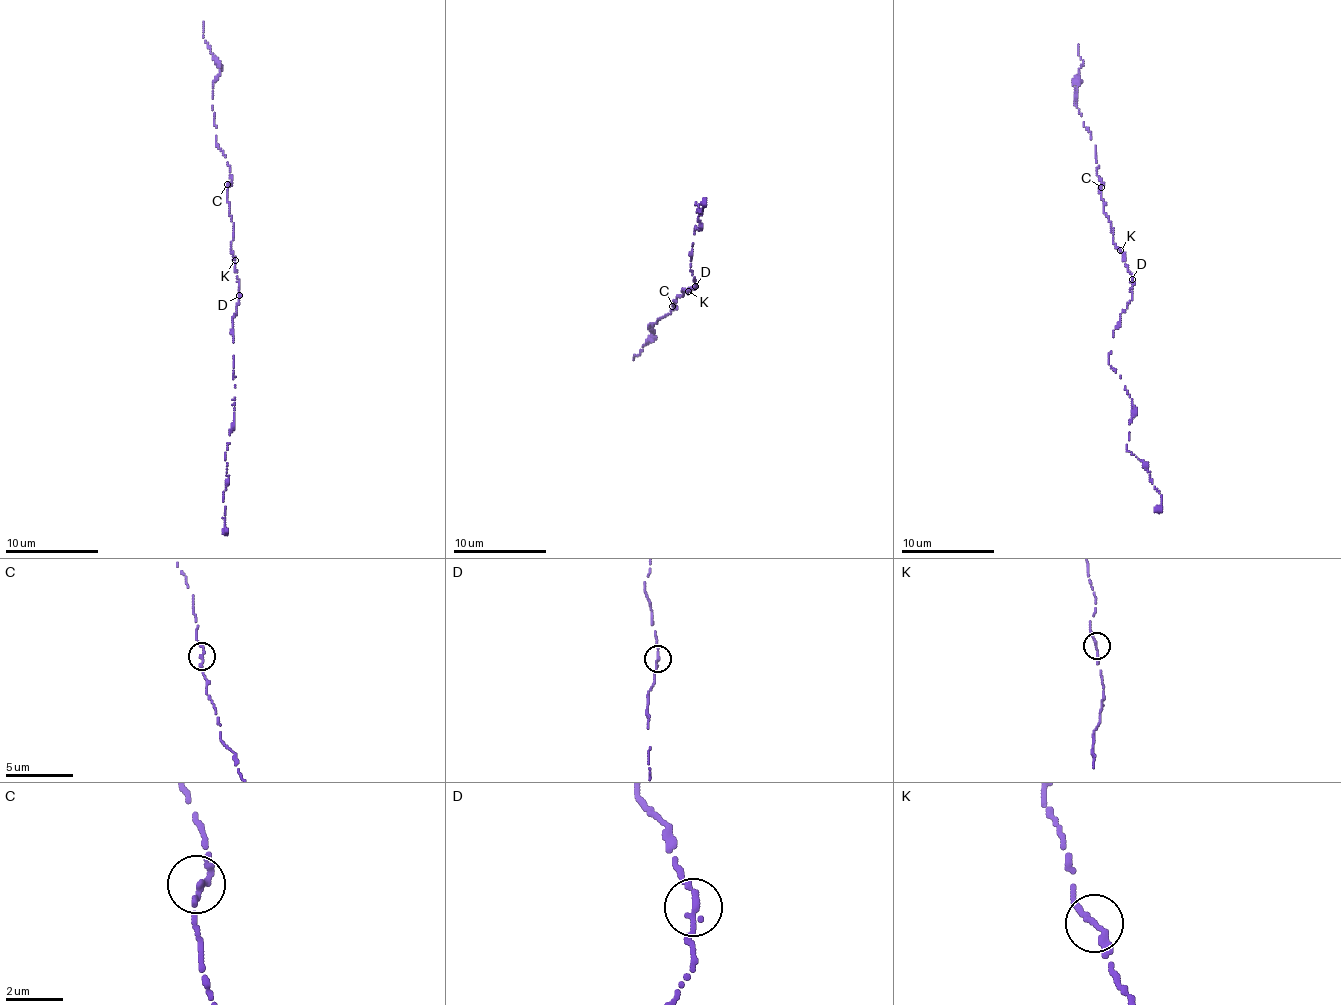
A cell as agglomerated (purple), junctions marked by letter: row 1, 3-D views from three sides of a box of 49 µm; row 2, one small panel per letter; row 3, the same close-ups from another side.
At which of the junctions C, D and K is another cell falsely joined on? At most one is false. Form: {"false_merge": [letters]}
{"false_merge": ["D"]}

